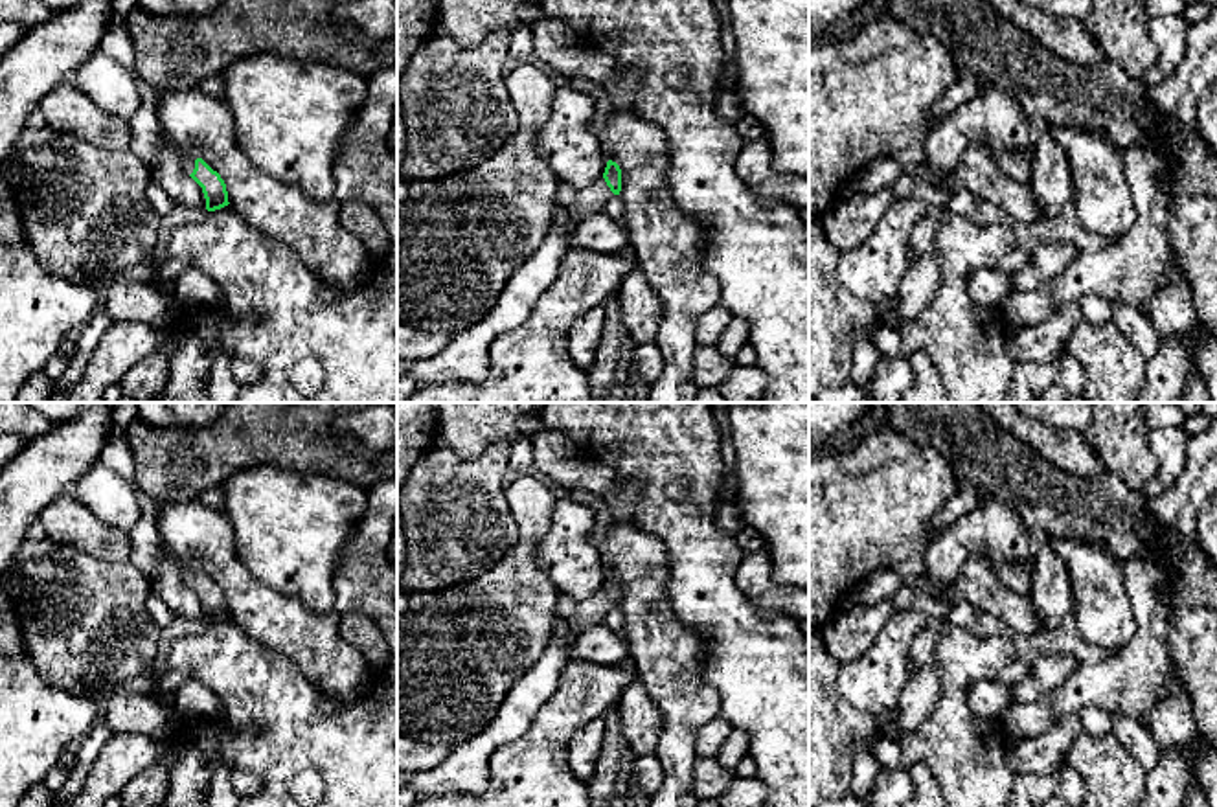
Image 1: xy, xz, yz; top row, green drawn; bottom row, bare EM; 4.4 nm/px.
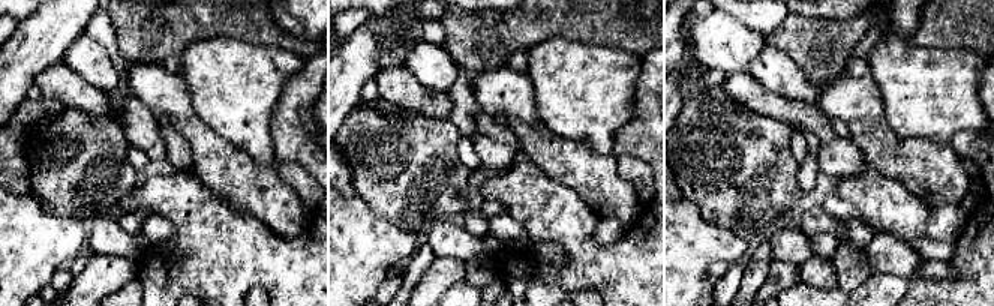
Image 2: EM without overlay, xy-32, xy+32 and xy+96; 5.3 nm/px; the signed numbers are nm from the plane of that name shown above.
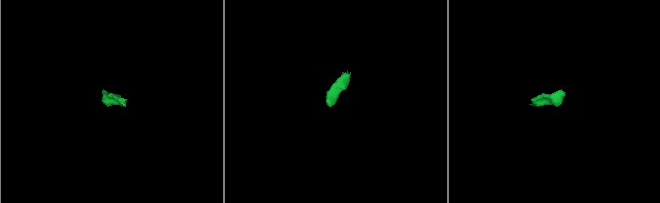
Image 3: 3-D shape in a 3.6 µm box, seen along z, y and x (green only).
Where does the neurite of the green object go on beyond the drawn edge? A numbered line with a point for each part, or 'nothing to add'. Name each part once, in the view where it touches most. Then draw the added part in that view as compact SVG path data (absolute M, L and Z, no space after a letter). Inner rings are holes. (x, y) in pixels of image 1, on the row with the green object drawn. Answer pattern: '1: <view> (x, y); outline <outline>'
1: xz (591, 201); outline M599 176L592 186L579 191L575 202L566 206L568 226L566 233L572 235L574 228L588 215L601 213L607 202L614 197L605 178Z

